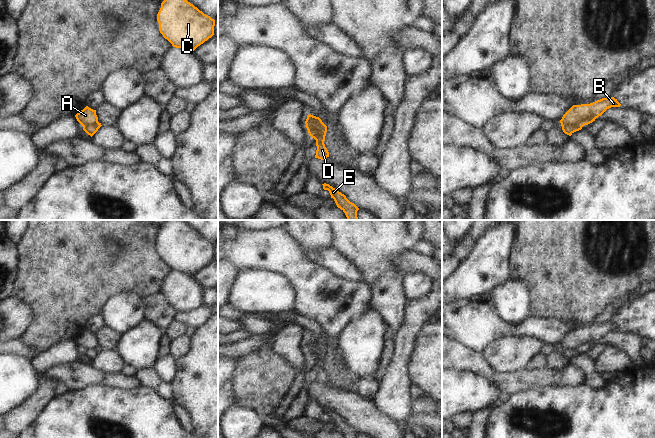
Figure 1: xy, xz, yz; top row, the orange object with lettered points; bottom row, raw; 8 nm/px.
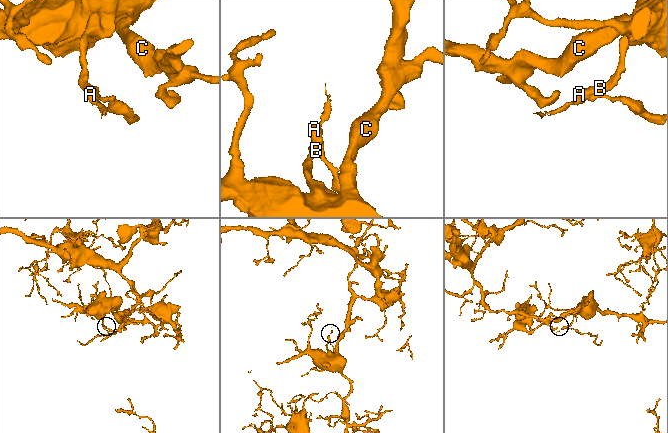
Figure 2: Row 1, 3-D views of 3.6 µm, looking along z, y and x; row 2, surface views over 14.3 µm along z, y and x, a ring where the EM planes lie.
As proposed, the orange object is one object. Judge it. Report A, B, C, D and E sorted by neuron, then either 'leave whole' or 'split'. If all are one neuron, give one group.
A B C / D E | split

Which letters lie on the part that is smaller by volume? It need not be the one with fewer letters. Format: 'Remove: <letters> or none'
Remove: D, E

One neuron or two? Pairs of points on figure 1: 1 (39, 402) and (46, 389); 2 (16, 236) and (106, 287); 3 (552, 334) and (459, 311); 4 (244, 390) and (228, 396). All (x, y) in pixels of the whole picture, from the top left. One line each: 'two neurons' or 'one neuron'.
1: one neuron
2: two neurons
3: one neuron
4: two neurons

